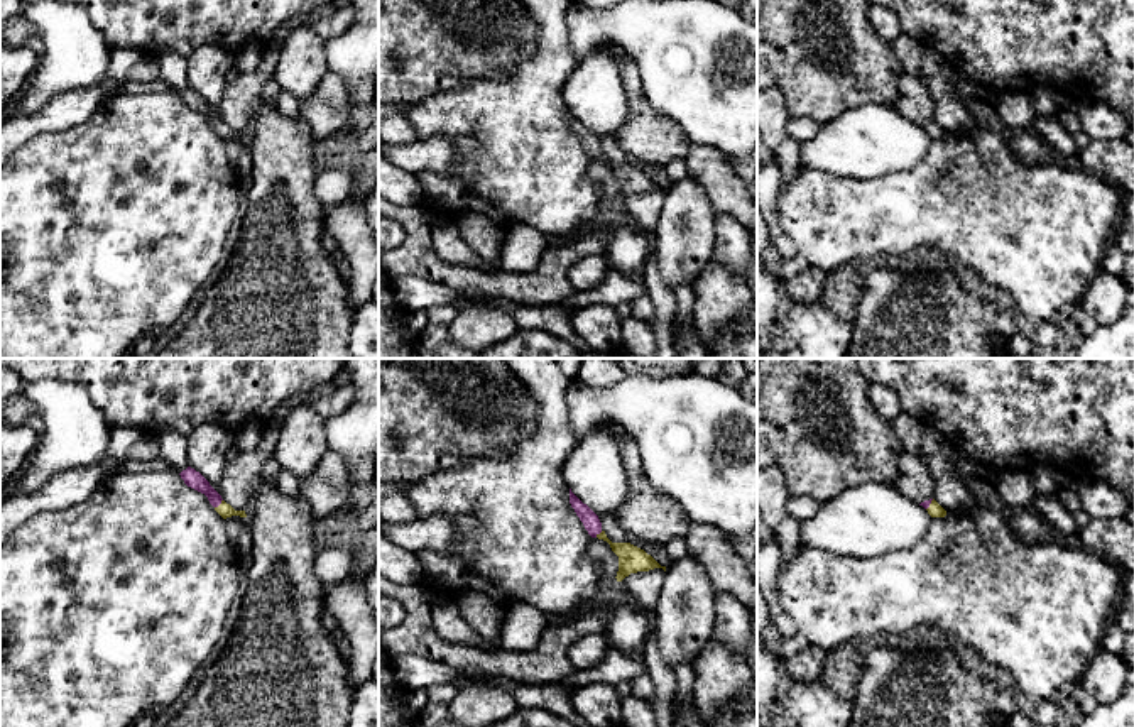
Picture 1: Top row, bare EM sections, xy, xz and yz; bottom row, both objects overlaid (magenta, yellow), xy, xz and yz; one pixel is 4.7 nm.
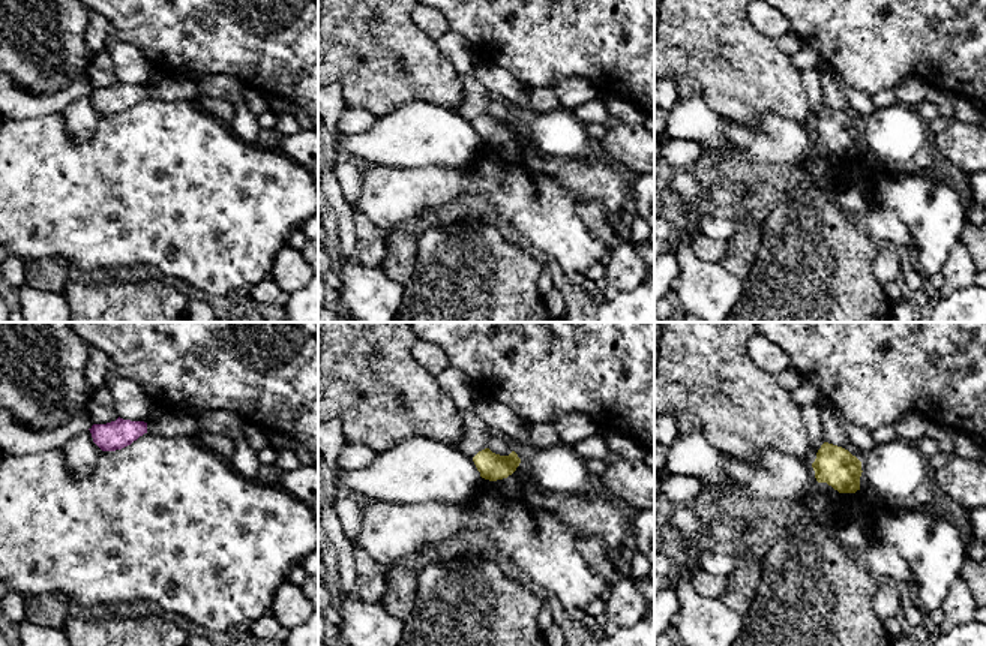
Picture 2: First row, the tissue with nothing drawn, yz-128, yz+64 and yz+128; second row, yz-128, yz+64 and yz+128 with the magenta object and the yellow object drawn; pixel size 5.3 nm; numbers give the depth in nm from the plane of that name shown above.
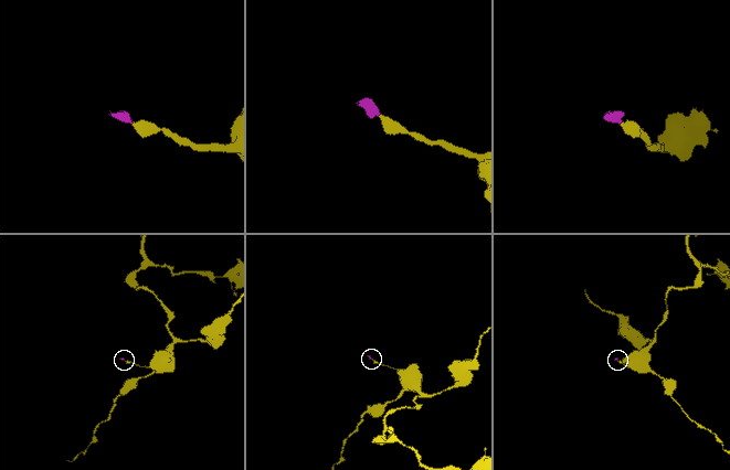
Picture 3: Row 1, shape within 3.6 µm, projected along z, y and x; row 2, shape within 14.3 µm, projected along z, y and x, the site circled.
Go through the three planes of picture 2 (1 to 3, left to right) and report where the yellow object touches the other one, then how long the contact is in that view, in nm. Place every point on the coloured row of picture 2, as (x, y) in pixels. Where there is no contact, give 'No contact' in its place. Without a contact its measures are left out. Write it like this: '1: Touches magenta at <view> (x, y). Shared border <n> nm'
1: No contact
2: No contact
3: No contact

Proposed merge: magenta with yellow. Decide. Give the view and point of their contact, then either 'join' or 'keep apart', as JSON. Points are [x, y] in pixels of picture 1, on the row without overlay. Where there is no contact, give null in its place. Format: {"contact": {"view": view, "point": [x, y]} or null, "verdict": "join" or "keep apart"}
{"contact": {"view": "xy", "point": [218, 125]}, "verdict": "join"}

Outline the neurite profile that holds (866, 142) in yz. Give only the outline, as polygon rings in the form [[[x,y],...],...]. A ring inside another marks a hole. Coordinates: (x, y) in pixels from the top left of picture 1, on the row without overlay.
[[[870,101],[843,112],[838,120],[821,123],[816,135],[801,144],[799,166],[842,179],[874,179],[916,167],[926,157],[930,142],[928,132],[896,107]]]

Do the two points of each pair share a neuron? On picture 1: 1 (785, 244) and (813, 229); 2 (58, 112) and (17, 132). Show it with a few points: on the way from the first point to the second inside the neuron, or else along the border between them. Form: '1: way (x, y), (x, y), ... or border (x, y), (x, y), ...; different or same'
1: border (781, 229), (796, 254); different
2: way (48, 119), (27, 125); same

